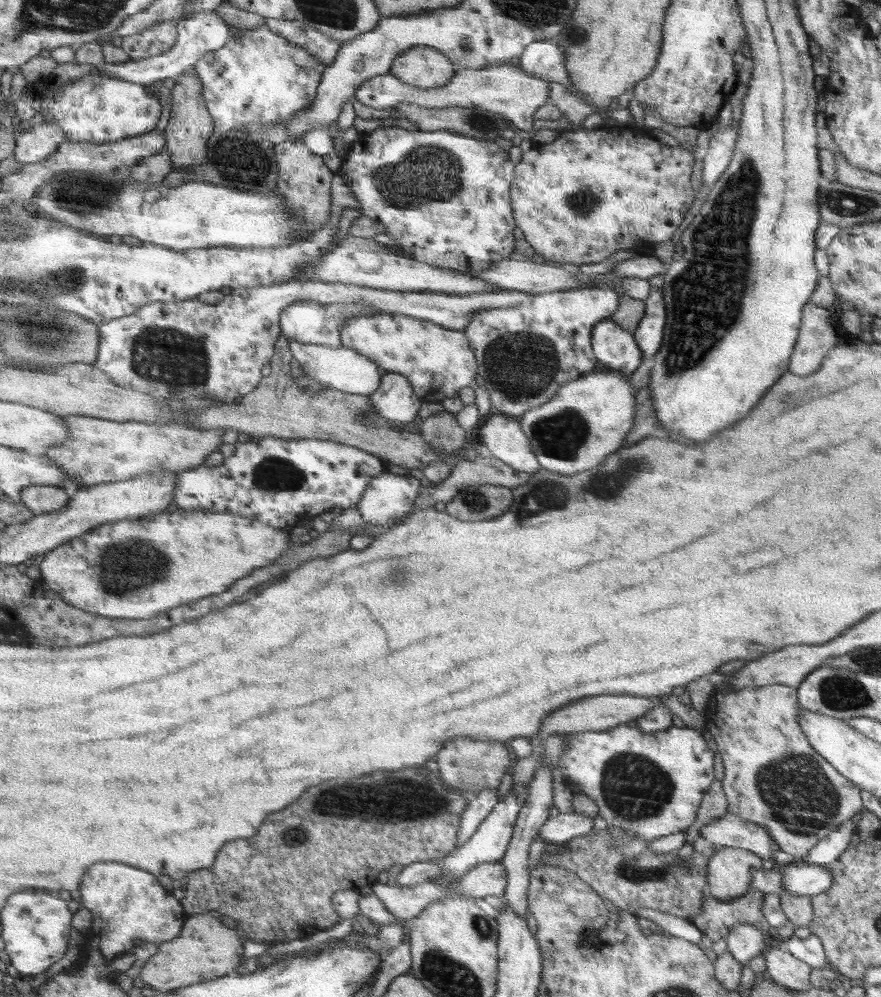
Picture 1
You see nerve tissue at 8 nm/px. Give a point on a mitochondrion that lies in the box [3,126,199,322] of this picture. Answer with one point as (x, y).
(75, 195)

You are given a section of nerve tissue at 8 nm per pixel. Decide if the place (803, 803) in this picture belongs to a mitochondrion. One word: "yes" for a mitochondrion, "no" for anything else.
yes

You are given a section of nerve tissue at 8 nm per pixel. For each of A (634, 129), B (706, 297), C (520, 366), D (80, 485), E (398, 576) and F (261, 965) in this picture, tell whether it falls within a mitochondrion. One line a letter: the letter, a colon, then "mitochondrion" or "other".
A: other
B: mitochondrion
C: mitochondrion
D: other
E: mitochondrion
F: other

